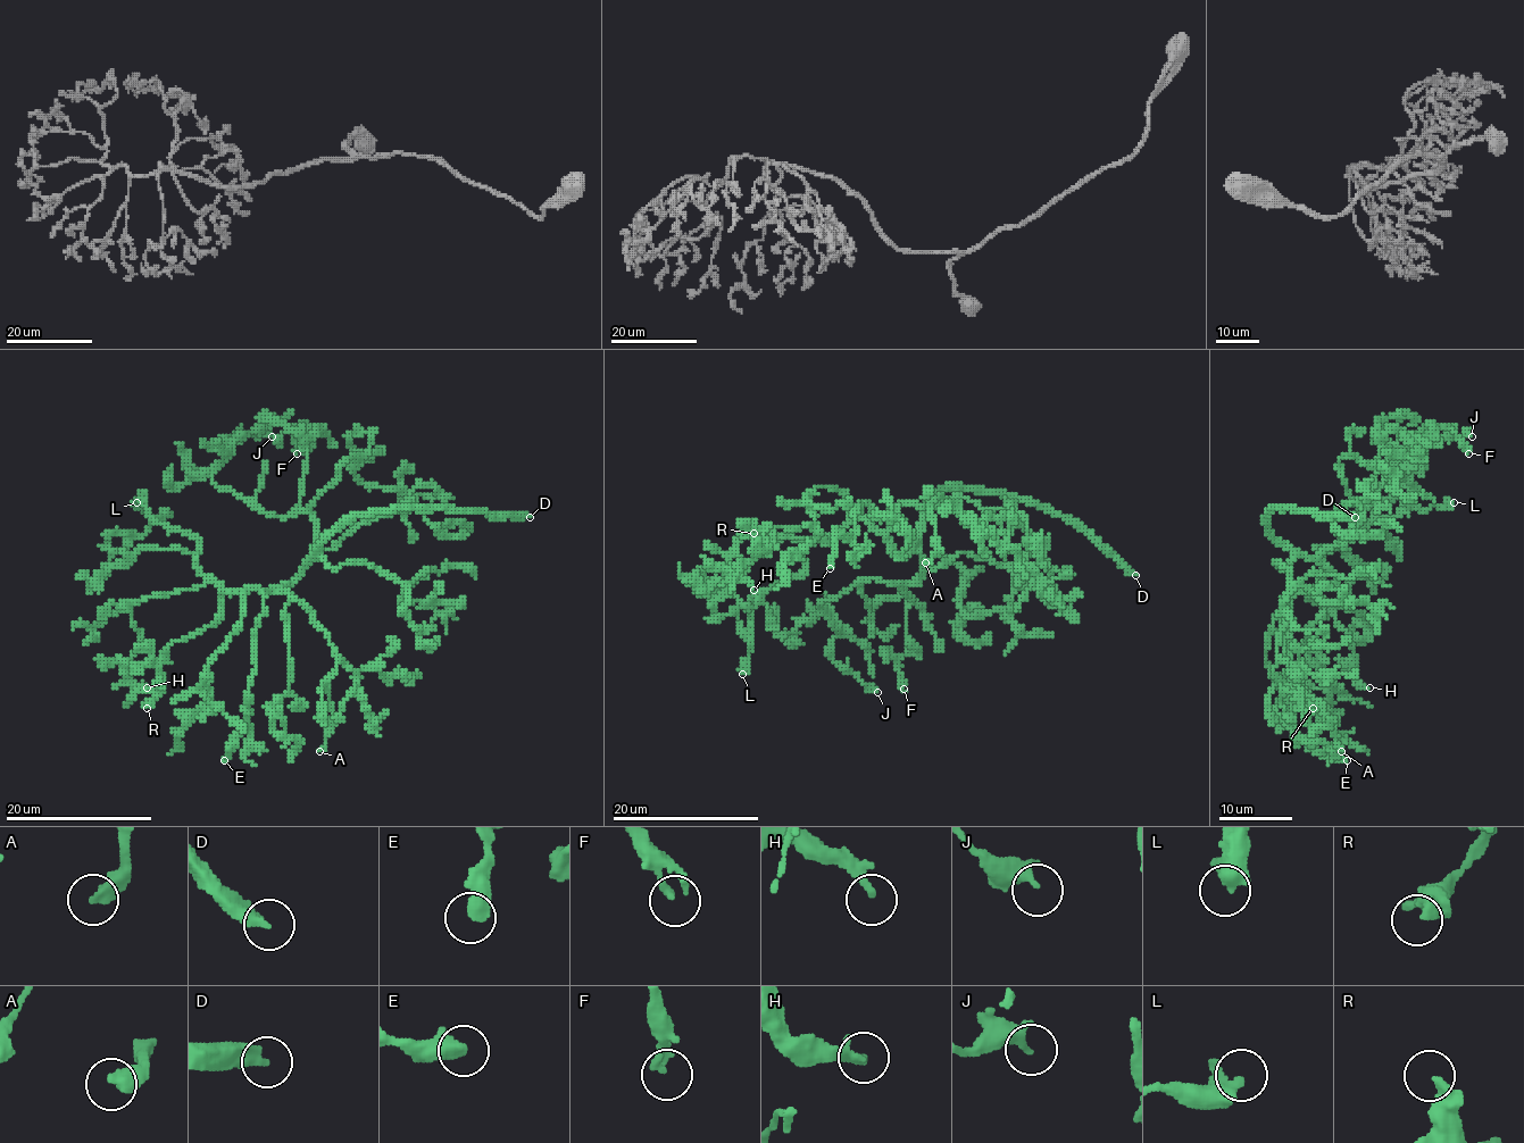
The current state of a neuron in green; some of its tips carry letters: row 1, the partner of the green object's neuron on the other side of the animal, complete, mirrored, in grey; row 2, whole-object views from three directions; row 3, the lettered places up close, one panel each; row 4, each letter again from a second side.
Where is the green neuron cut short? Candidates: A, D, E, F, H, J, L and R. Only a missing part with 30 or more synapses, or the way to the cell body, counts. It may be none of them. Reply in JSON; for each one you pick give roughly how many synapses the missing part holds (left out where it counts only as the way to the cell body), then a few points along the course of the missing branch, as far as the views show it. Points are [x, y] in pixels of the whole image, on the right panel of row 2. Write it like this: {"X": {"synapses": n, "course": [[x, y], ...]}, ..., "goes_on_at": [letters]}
{"D": {"synapses": 100}, "goes_on_at": ["D"]}

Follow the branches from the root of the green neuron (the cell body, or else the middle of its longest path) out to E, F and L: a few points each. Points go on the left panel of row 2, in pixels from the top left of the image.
E: (301, 574), (264, 592), (264, 612), (254, 640), (249, 712), (224, 760)
F: (301, 574), (317, 535), (297, 508), (299, 450), (314, 442), (302, 426), (293, 430), (297, 453)
L: (301, 574), (275, 591), (224, 591), (198, 567), (200, 541), (158, 523), (146, 495), (143, 510), (136, 502)

